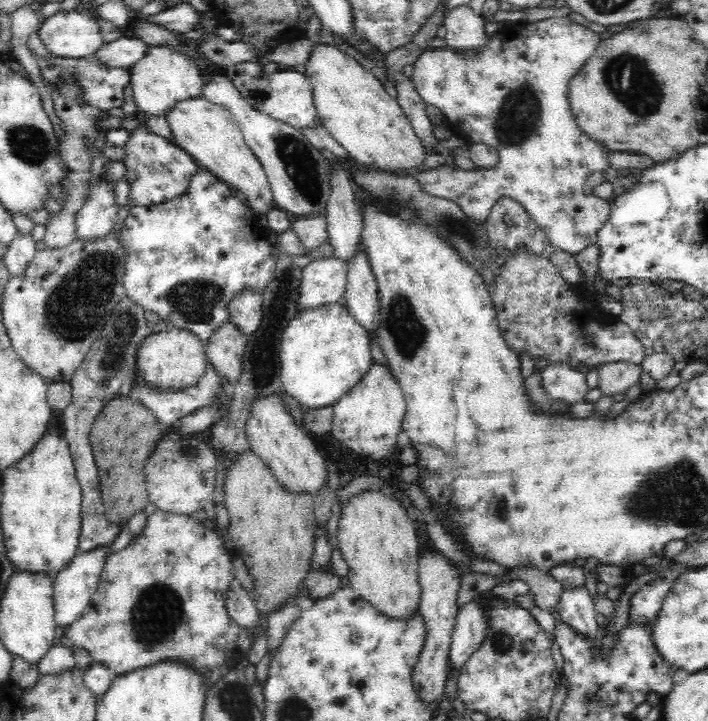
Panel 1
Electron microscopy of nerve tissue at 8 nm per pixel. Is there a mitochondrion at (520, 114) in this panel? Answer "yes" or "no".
yes

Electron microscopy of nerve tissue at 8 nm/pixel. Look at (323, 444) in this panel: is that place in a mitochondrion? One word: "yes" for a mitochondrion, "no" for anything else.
no

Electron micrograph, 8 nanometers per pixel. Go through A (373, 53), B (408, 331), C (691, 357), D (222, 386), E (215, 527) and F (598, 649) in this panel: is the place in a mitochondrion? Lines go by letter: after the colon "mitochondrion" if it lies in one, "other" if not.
A: other
B: mitochondrion
C: other
D: other
E: other
F: other

